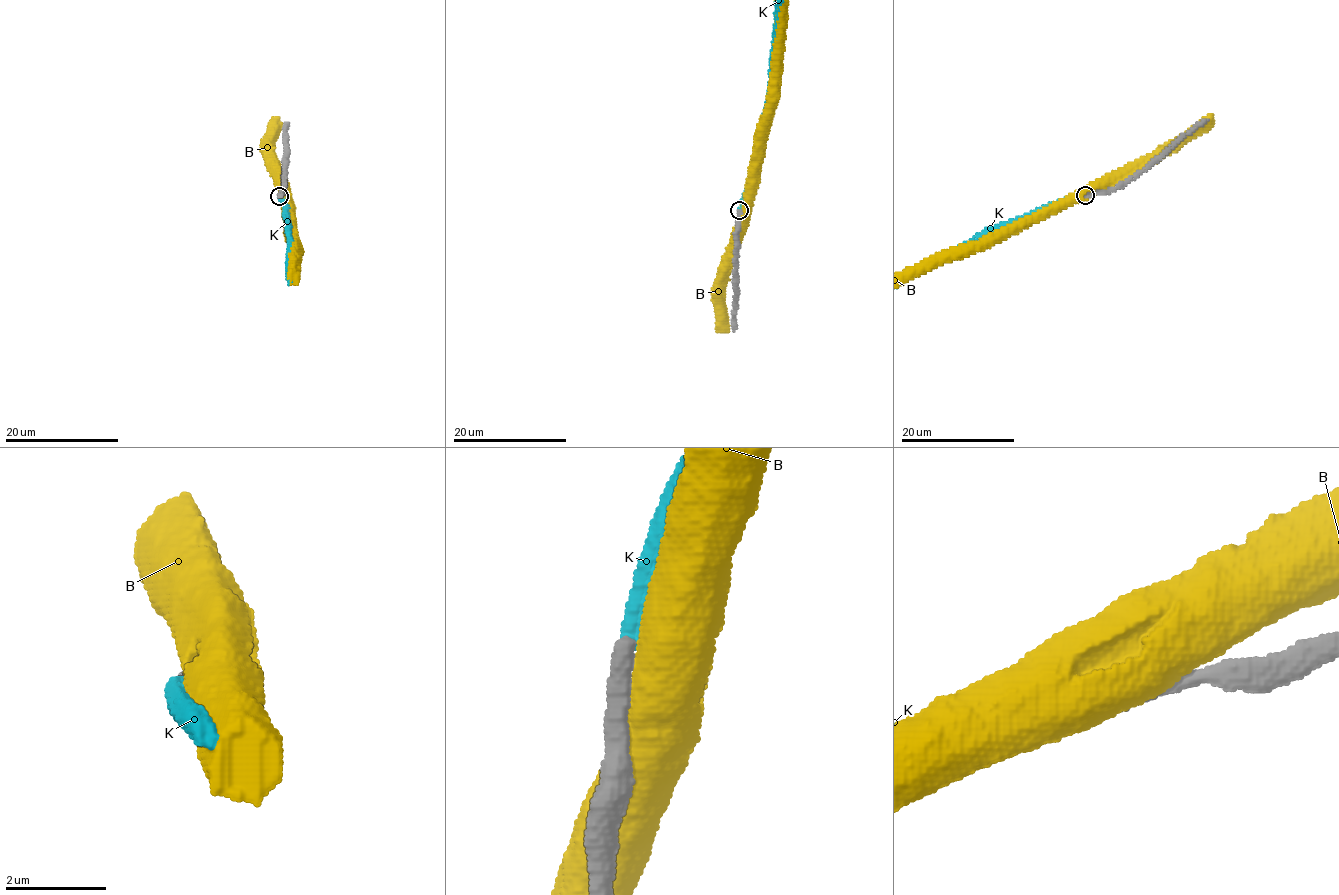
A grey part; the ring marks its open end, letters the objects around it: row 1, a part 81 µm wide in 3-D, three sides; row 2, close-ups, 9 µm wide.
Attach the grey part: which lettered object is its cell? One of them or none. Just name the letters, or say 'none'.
none

